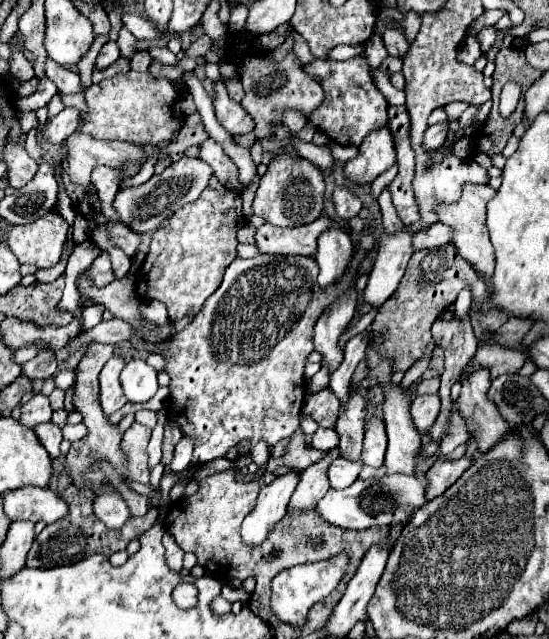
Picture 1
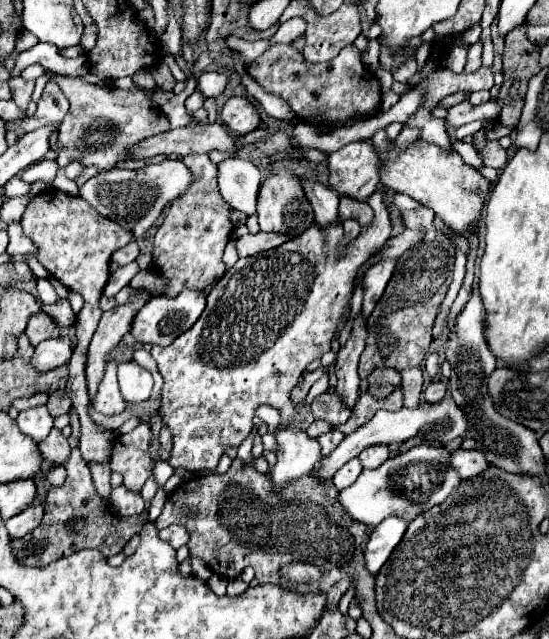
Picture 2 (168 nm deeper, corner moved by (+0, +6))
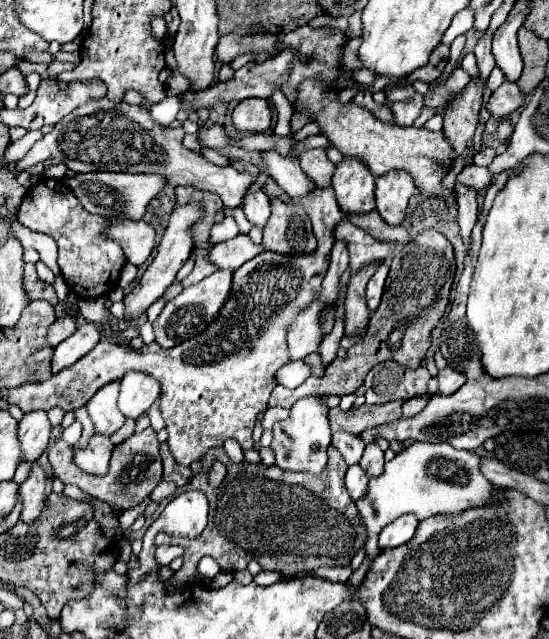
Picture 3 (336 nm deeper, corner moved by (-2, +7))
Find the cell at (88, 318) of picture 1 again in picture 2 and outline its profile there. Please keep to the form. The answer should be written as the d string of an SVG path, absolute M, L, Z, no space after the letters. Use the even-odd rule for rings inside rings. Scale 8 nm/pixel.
M136 261L130 263L130 265L126 265L126 267L118 267L118 269L110 275L110 279L108 279L106 287L104 287L104 295L106 295L106 297L115 297L124 285L130 283L130 279L132 279L138 271L140 271L140 268L136 265Z

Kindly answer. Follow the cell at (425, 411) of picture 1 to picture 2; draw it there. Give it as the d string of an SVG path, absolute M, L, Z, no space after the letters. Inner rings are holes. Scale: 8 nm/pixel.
M432 381L424 391L424 399L428 403L438 403L440 399L444 399L444 395L446 395L446 383L442 381Z

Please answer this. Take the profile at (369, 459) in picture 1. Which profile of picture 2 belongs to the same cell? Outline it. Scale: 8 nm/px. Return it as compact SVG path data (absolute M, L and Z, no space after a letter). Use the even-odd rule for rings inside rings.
M376 445L376 447L370 447L370 449L364 449L358 459L362 461L364 469L378 469L386 459L388 459L388 447L384 445Z

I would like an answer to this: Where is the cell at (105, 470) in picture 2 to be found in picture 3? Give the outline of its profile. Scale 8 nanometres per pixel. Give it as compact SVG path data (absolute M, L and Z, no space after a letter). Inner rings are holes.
M94 434L84 450L74 448L74 462L84 470L94 476L104 476L110 466L110 456L112 456L114 444L110 442L108 436Z

